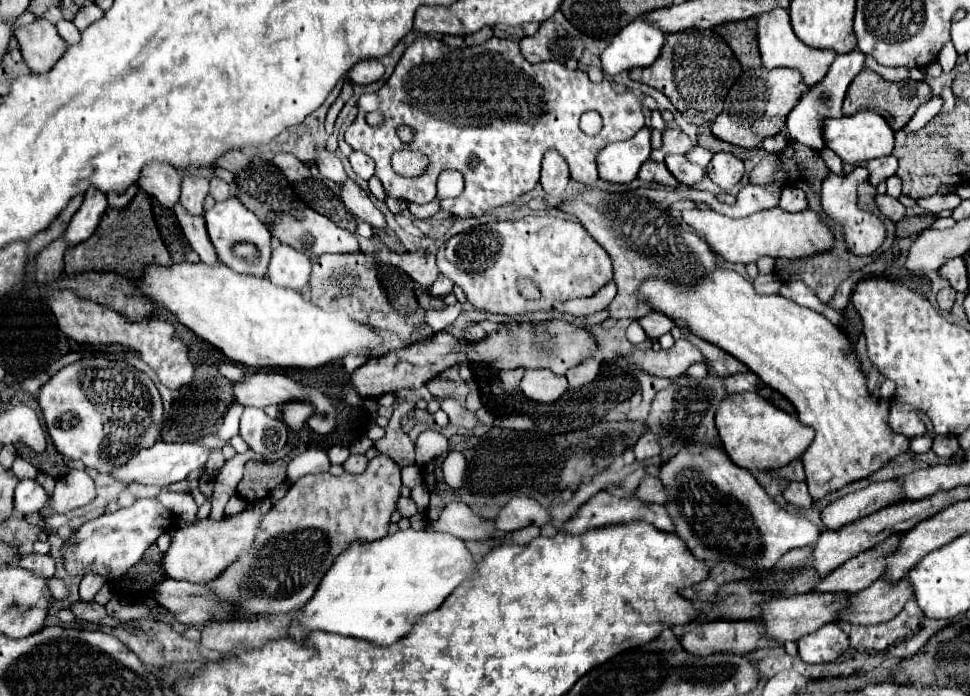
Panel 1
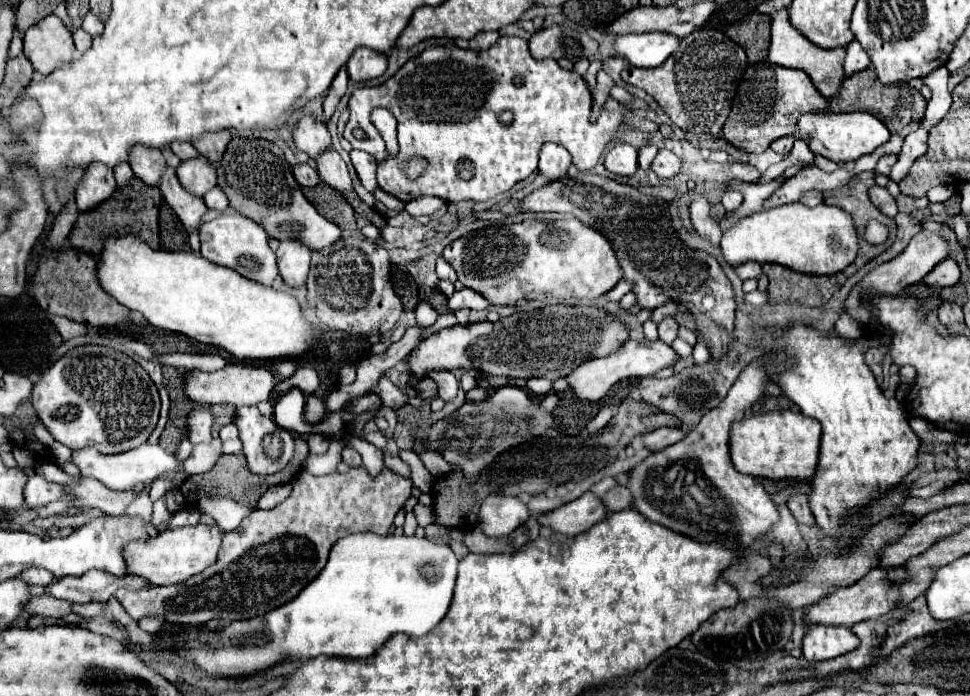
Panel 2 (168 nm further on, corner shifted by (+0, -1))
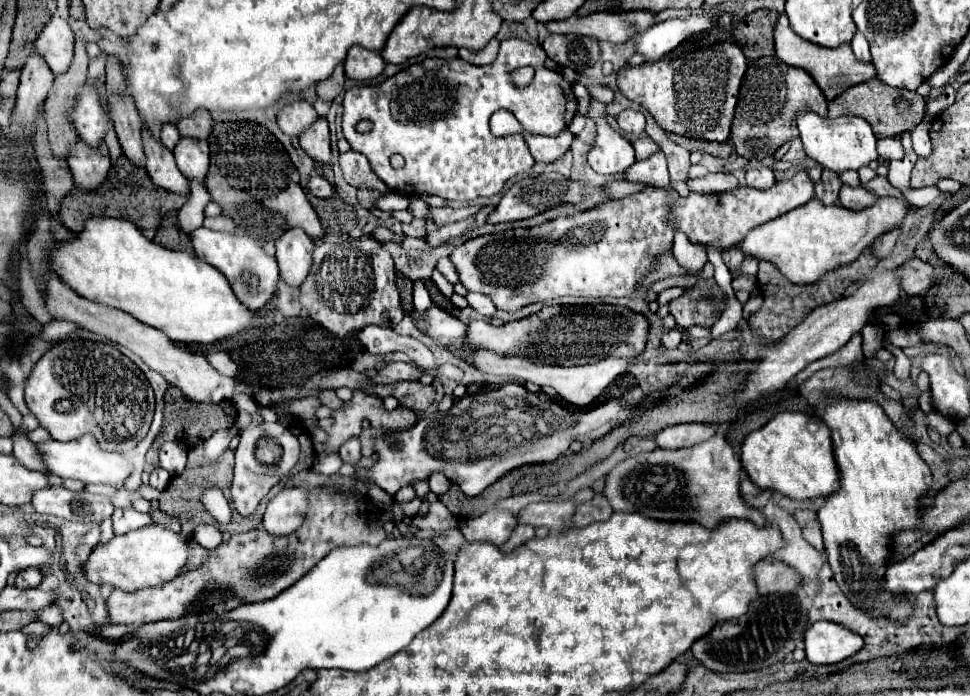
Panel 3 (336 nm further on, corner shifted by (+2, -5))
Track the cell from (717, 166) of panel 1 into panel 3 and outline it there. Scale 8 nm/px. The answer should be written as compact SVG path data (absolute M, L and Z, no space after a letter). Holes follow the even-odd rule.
M760 168L760 170L748 170L746 172L746 186L750 186L750 188L766 190L766 188L772 188L774 182L776 182L774 172L770 168Z

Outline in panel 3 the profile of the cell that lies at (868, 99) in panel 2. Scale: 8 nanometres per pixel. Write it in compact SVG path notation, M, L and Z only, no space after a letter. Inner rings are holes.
M872 78L868 82L862 82L862 84L848 88L846 92L842 92L840 96L836 96L830 102L830 106L828 106L830 118L844 116L844 114L852 114L852 116L860 116L860 118L868 120L874 134L878 138L886 138L886 136L896 136L896 134L902 134L906 130L916 128L924 120L926 102L916 92L892 90L890 86L884 86L884 82L880 82L878 78Z

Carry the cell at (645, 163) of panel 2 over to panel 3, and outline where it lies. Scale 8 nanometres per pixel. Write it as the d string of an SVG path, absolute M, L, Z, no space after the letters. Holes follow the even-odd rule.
M640 138L640 140L636 140L632 146L634 146L634 150L636 150L636 160L638 160L638 162L650 158L656 150L660 150L658 144L656 144L652 138Z

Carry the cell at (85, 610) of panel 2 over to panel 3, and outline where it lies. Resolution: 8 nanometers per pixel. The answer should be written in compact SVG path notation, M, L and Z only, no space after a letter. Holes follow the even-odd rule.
M48 606L48 608L40 610L40 622L50 624L50 626L60 626L60 620L62 620L60 606Z

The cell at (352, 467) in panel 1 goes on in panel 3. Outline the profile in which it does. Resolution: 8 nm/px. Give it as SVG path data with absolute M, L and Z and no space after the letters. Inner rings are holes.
M350 438L344 446L340 446L338 454L340 454L340 458L342 458L344 464L356 466L358 460L362 458L362 454L360 454L360 440L358 438Z

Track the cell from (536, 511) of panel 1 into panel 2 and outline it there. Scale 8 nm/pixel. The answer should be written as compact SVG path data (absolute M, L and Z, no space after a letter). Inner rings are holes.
M490 494L478 512L478 528L490 538L508 536L530 518L526 504L520 498Z

